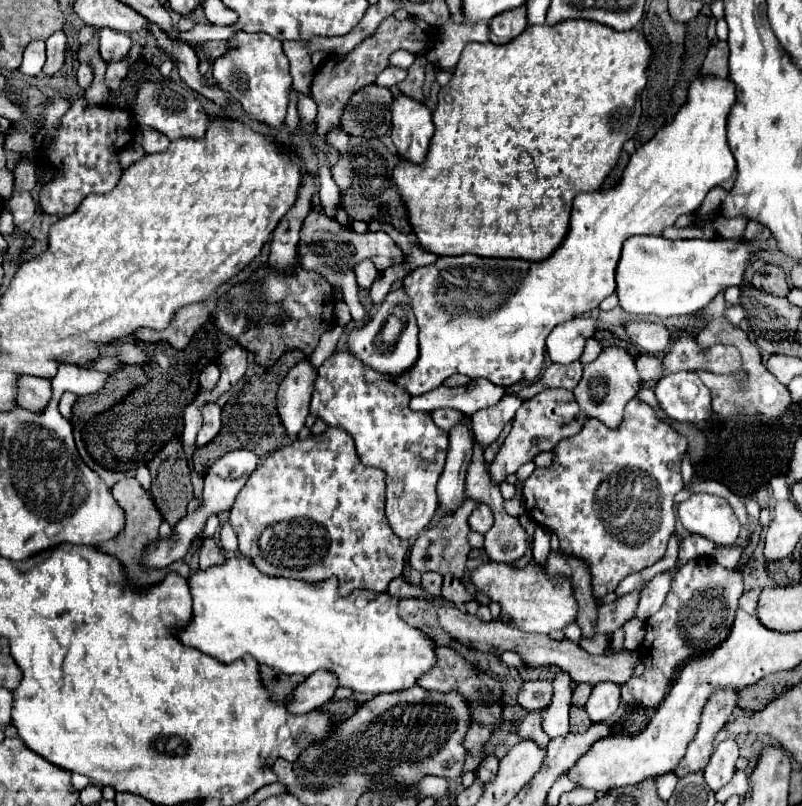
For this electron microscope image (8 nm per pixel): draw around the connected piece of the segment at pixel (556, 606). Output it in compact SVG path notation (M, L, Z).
M530 560L524 568L506 562L484 562L470 572L470 582L478 592L486 594L492 602L498 602L502 616L510 618L510 626L530 632L530 634L550 634L554 630L564 630L568 624L576 622L578 600L574 596L574 586L568 576L550 576L546 566Z

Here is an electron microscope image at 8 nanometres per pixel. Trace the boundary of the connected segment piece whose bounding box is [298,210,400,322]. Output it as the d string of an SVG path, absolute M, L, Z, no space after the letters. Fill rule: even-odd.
M310 210L304 218L304 224L300 228L300 240L298 240L298 256L300 264L308 272L320 274L330 286L344 290L346 304L350 306L352 318L358 322L366 322L366 310L362 308L360 300L356 298L356 274L354 266L366 258L370 258L378 270L384 270L392 264L398 264L400 260L400 248L396 248L394 240L386 232L366 232L356 234L350 226L342 226L338 220Z

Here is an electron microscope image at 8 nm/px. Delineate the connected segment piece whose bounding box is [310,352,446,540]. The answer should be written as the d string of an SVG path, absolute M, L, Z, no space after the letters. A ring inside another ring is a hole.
M348 352L332 354L318 368L310 402L312 416L346 430L354 438L362 464L386 472L386 518L394 534L406 540L416 538L438 508L436 482L446 456L444 430L432 422L430 412L414 412L408 402L410 396L396 388L388 376L360 364Z

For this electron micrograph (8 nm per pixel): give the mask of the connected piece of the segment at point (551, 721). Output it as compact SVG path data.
M562 672L554 680L554 698L550 706L544 710L544 732L550 738L556 738L568 732L570 698L572 698L572 692L570 692L570 686L566 686L566 672Z

